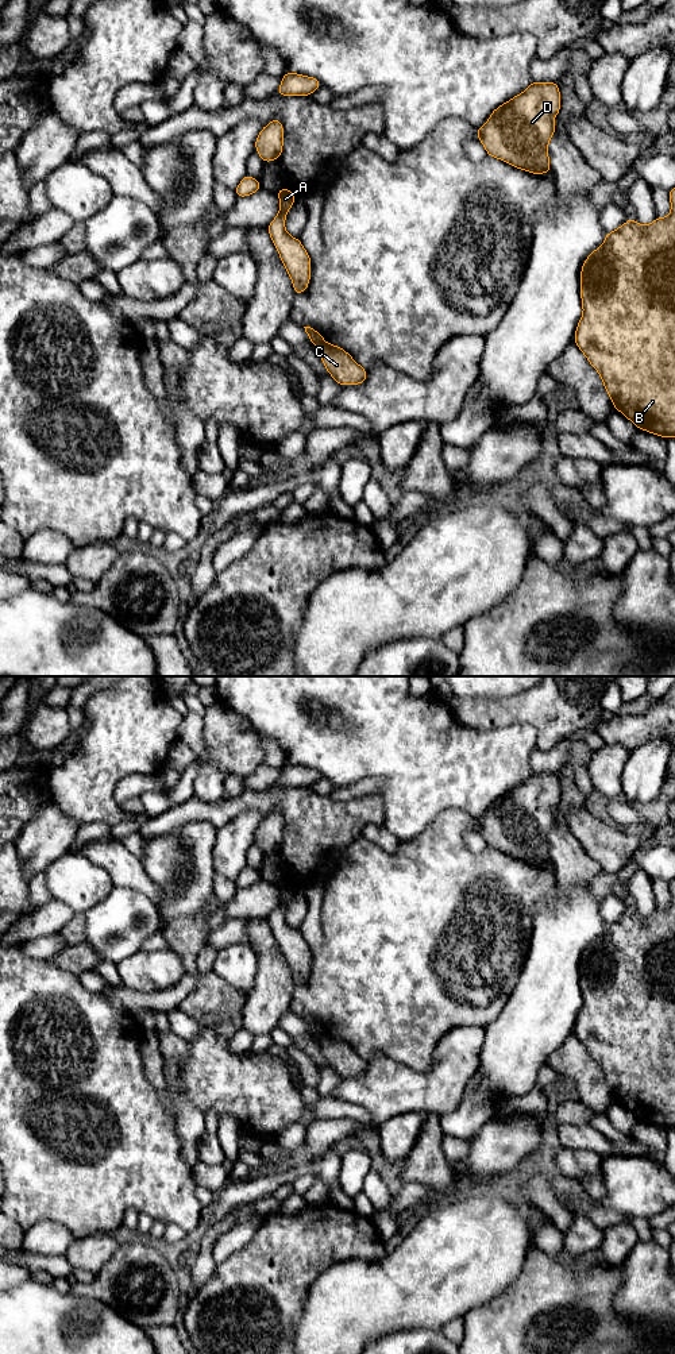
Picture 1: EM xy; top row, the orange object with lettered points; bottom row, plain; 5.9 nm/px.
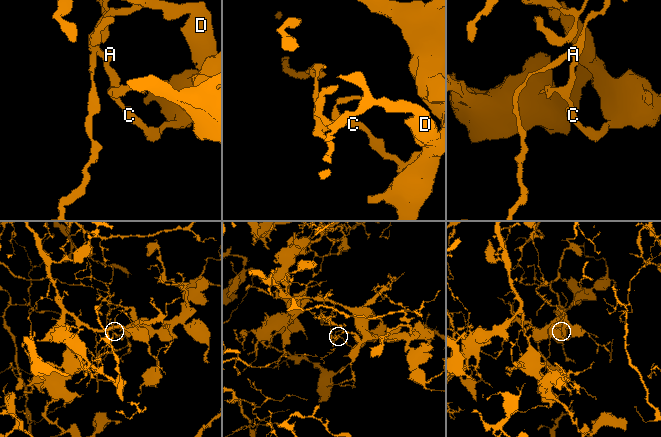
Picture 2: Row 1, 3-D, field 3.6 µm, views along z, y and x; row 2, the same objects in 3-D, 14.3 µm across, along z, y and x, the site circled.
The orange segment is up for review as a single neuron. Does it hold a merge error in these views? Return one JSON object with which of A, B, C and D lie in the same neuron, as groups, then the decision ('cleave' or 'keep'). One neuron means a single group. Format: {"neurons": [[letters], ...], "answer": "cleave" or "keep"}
{"neurons": [["A"], ["B", "C", "D"]], "answer": "cleave"}

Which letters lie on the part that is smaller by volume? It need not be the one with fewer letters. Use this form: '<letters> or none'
A

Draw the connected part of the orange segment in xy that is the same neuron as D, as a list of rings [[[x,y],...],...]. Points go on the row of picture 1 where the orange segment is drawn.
[[[558,82],[532,84],[520,94],[495,108],[487,123],[477,128],[477,136],[487,155],[532,174],[551,171],[548,142],[558,130],[554,119],[560,113],[560,90]]]

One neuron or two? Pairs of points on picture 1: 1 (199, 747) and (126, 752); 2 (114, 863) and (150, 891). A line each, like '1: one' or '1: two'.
1: two
2: one

